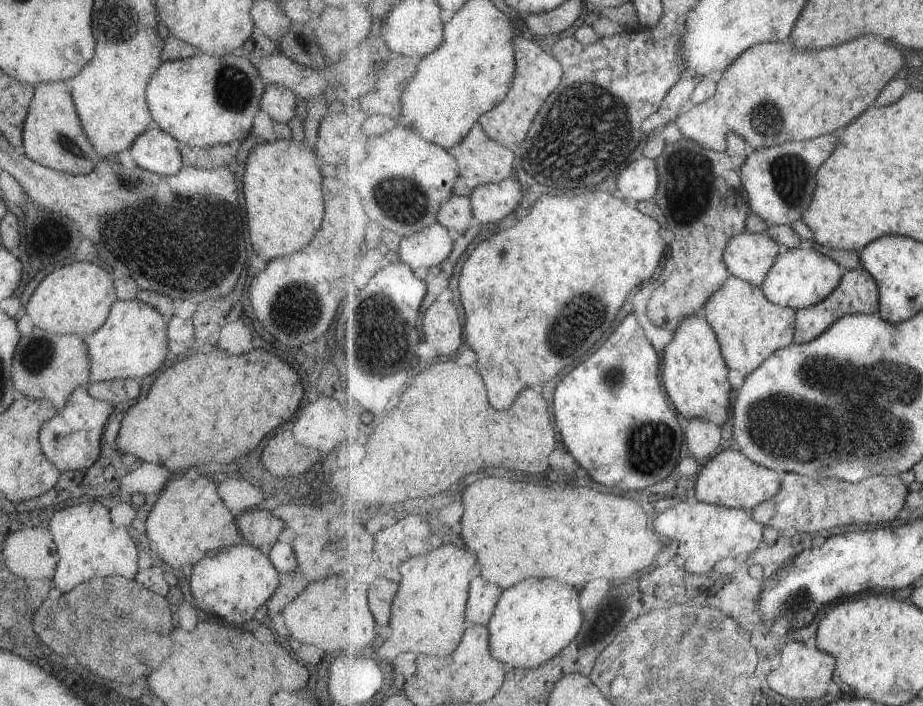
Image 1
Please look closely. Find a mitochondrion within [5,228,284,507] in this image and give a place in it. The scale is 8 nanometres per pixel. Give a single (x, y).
(39, 353)

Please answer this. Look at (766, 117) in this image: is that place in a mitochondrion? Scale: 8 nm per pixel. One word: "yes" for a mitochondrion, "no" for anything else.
yes

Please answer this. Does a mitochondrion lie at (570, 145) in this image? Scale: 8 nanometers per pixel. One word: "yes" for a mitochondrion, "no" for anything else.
yes

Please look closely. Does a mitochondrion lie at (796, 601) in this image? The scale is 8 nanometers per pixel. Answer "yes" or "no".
yes

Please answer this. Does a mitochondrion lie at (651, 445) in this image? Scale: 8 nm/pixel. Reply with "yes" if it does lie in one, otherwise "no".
yes

